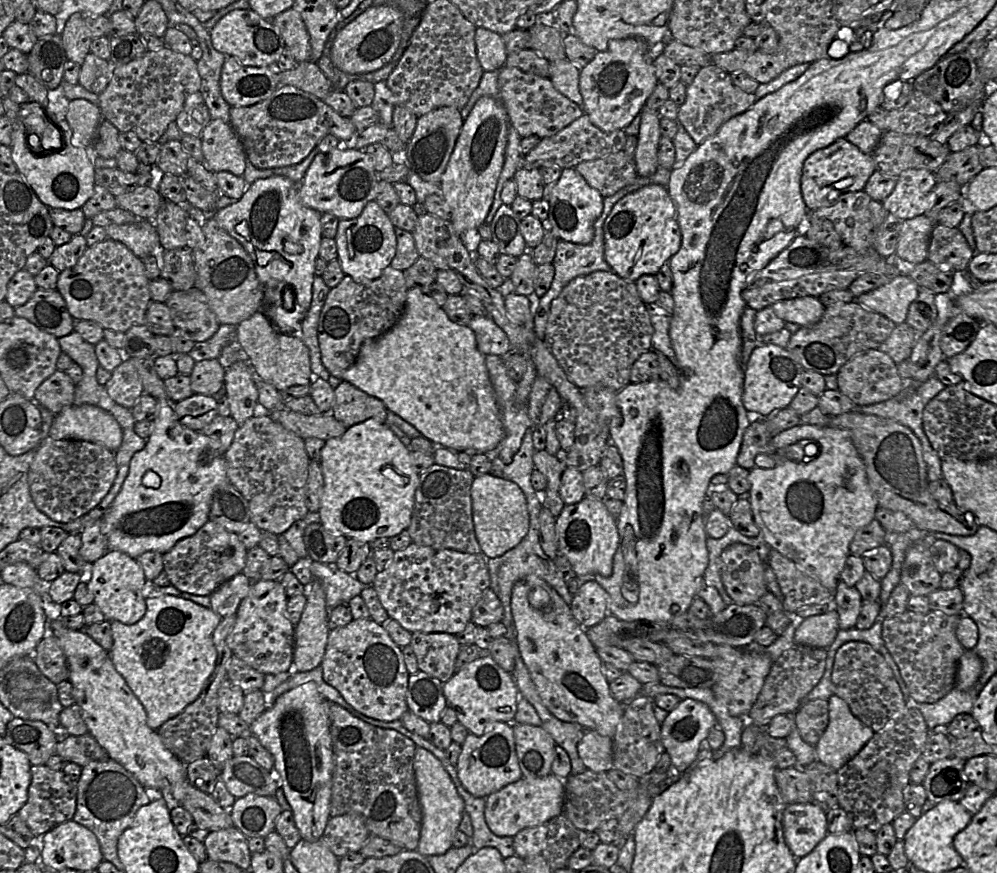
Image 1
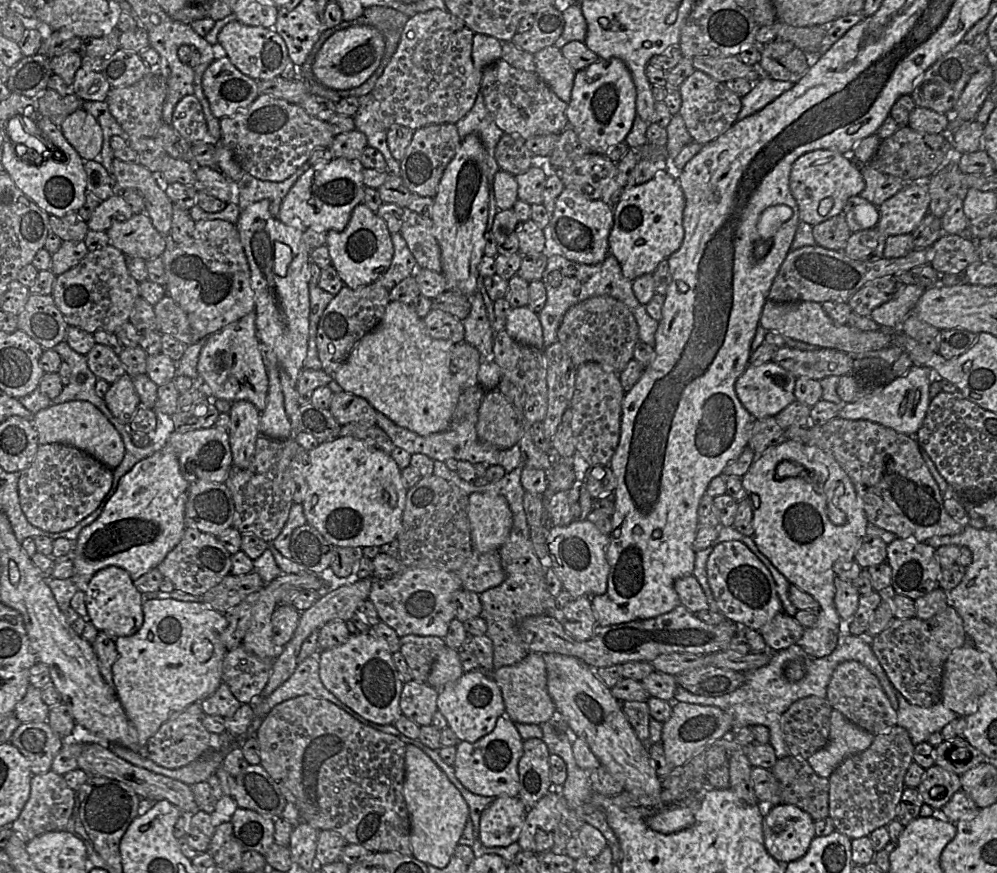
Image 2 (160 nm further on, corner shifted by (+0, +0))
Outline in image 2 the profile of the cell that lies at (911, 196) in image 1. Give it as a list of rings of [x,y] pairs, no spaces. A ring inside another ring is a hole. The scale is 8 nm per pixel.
[[[907,182],[895,195],[884,201],[879,207],[879,220],[875,226],[887,236],[911,234],[929,213],[930,196],[926,182]]]

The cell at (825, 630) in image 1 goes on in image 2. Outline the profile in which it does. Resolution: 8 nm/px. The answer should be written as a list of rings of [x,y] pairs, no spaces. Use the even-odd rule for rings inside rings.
[[[793,439],[768,448],[756,456],[748,471],[741,477],[747,497],[752,501],[753,539],[758,550],[781,572],[790,584],[810,594],[819,603],[819,616],[812,627],[805,628],[798,645],[810,657],[822,658],[831,654],[838,645],[841,618],[835,607],[835,578],[850,569],[855,553],[866,535],[867,517],[858,498],[854,485],[838,462],[817,446],[810,446]],[[782,461],[791,461],[809,473],[812,482],[803,477],[775,477],[776,466]],[[827,504],[833,504],[846,515],[843,525],[833,524],[827,514]]]

